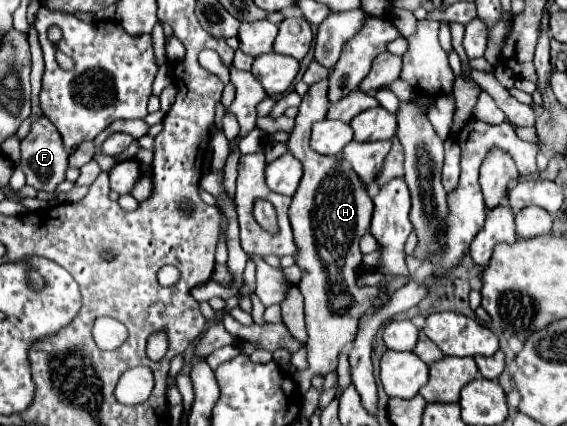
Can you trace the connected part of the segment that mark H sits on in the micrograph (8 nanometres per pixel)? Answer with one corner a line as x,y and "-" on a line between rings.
323,78
315,86
309,86
287,142
289,152
303,164
303,178
289,208
289,220
297,246
297,254
293,258
303,270
299,290
305,298
305,324
309,334
305,344
309,370
296,371
293,376
302,395
310,388
313,376
337,370
339,354
355,338
357,320
365,314
365,310
375,306
381,292
379,286
357,286
357,272
363,264
359,240
369,230
373,202
349,164
341,170
335,156
317,154
309,146
311,124
327,116
327,82
329,80

